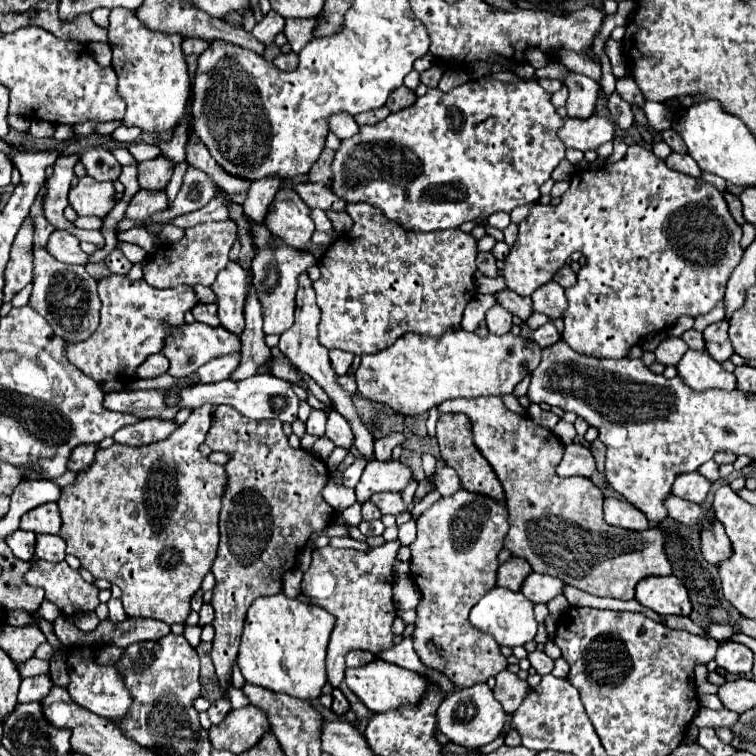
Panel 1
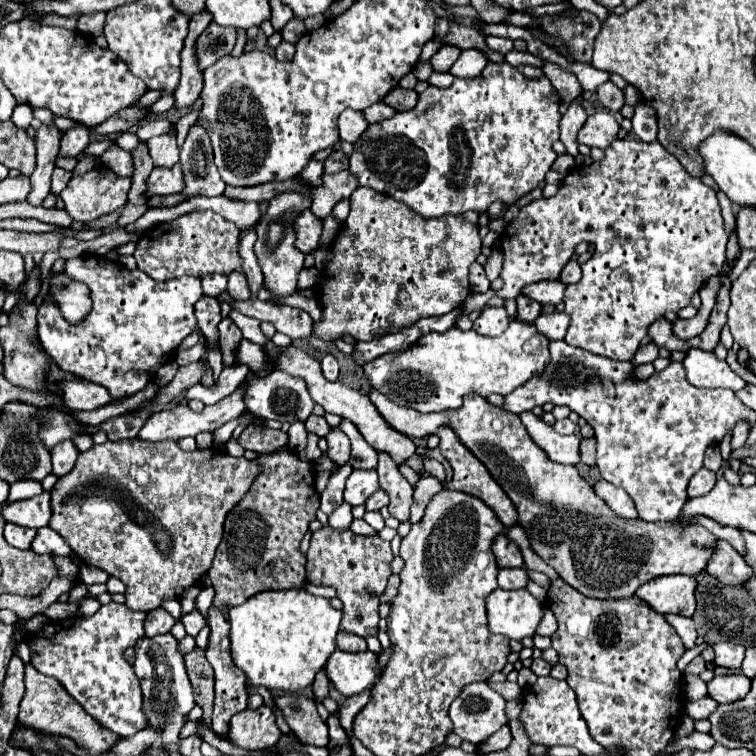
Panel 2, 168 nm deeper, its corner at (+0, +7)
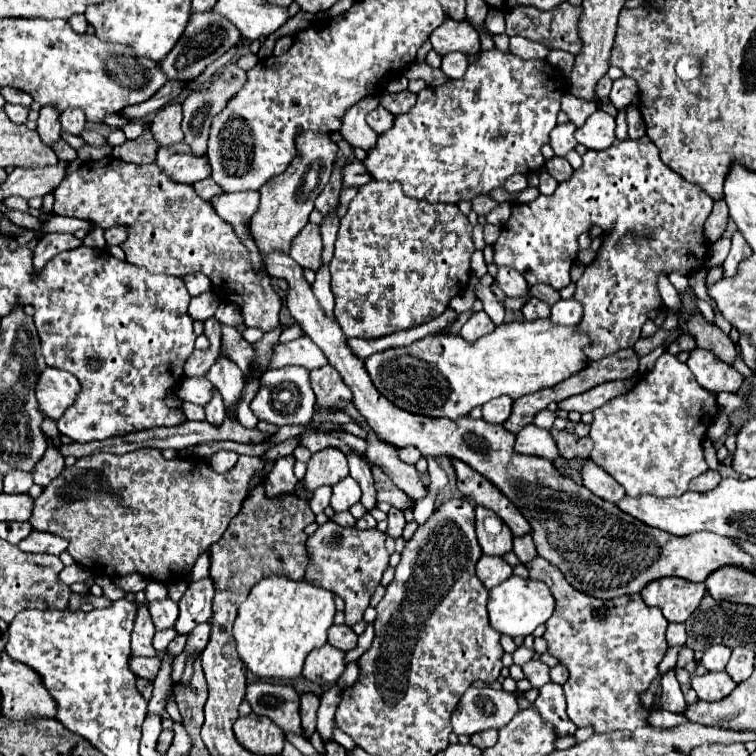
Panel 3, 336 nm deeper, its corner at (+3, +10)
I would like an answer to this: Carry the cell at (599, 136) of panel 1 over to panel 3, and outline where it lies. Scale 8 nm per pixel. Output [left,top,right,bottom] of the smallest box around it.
[575,110,615,150]

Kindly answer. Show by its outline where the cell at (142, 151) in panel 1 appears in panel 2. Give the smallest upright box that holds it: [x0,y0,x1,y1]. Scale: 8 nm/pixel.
[116,133,138,151]

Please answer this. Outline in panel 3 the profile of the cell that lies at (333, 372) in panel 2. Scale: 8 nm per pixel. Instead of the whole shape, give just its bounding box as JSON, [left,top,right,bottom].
[311,364,351,412]

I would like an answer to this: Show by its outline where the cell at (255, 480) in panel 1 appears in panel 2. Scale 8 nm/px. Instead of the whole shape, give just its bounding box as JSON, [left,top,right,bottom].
[206,451,318,737]

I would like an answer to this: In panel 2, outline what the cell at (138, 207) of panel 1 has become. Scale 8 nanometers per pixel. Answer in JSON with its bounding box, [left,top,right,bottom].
[148,163,184,195]

